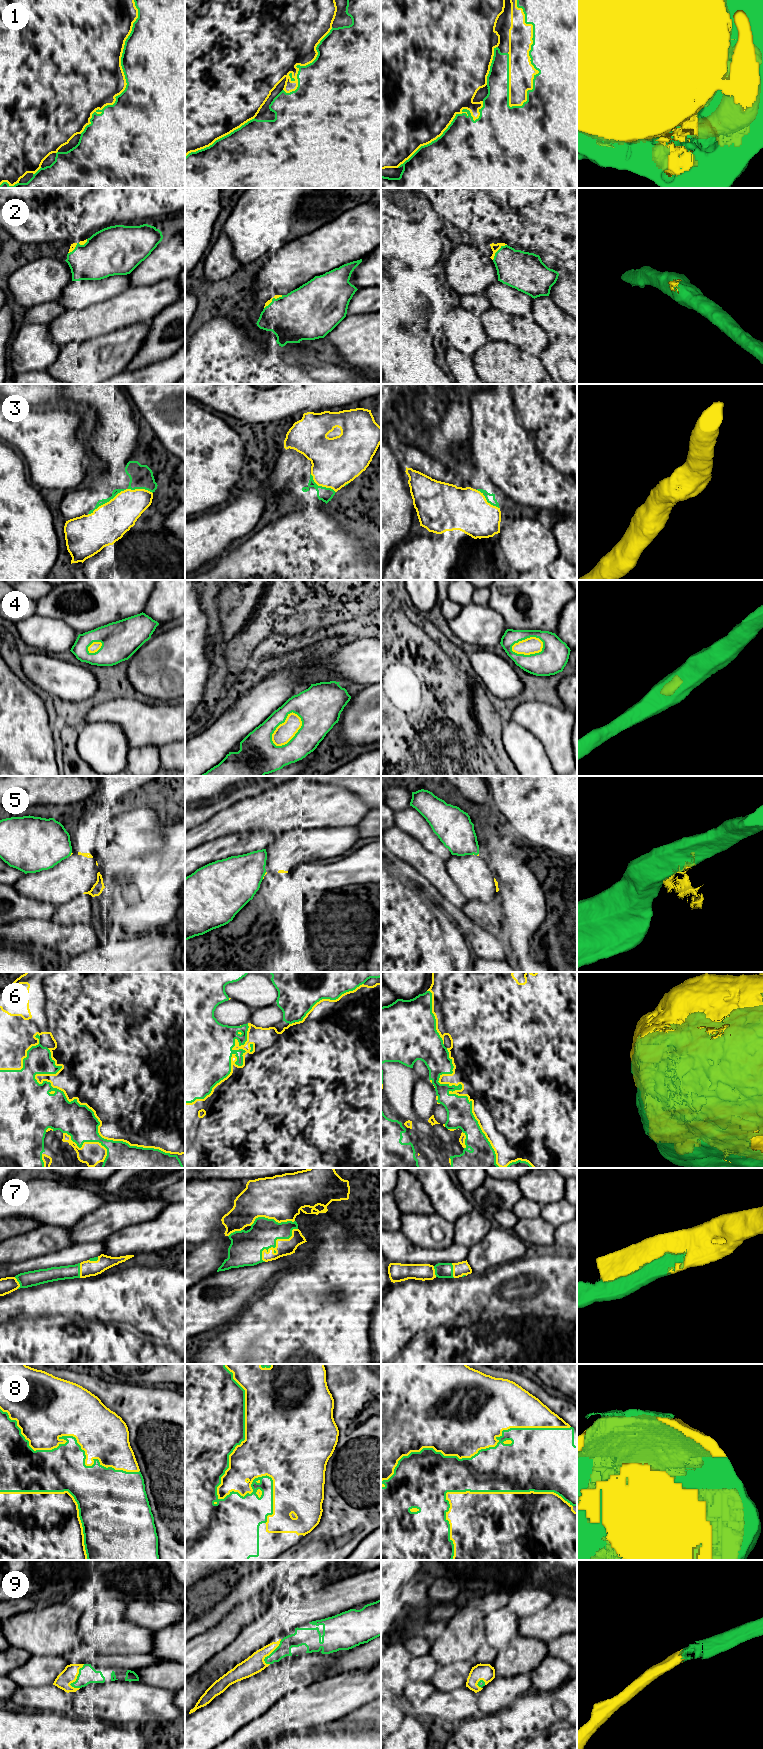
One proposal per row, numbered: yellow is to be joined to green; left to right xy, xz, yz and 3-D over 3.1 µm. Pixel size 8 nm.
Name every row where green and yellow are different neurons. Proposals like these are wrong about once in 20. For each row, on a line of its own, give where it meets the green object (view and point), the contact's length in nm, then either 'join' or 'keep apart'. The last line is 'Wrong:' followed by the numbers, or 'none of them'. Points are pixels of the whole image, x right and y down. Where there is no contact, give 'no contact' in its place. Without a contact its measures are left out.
1: yz (529, 55) | 850 nm | join
2: yz (497, 251) | 170 nm | join
3: xy (120, 491) | 550 nm | join
4: xz (296, 733) | 320 nm | join
5: xz (264, 874) | 70 nm | join
6: xy (83, 1105) | 1300 nm | join
7: xz (275, 1241) | 380 nm | join
8: xz (219, 1484) | 1300 nm | join
9: xy (77, 1677) | 220 nm | join
Wrong: none of them

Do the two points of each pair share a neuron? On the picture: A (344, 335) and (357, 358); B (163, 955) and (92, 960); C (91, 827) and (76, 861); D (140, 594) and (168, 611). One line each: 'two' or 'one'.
A: one
B: one
C: two
D: two

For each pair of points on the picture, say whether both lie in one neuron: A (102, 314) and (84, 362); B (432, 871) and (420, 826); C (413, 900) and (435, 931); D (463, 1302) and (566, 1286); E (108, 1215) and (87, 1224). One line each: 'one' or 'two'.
A: two
B: two
C: one
D: one
E: one

